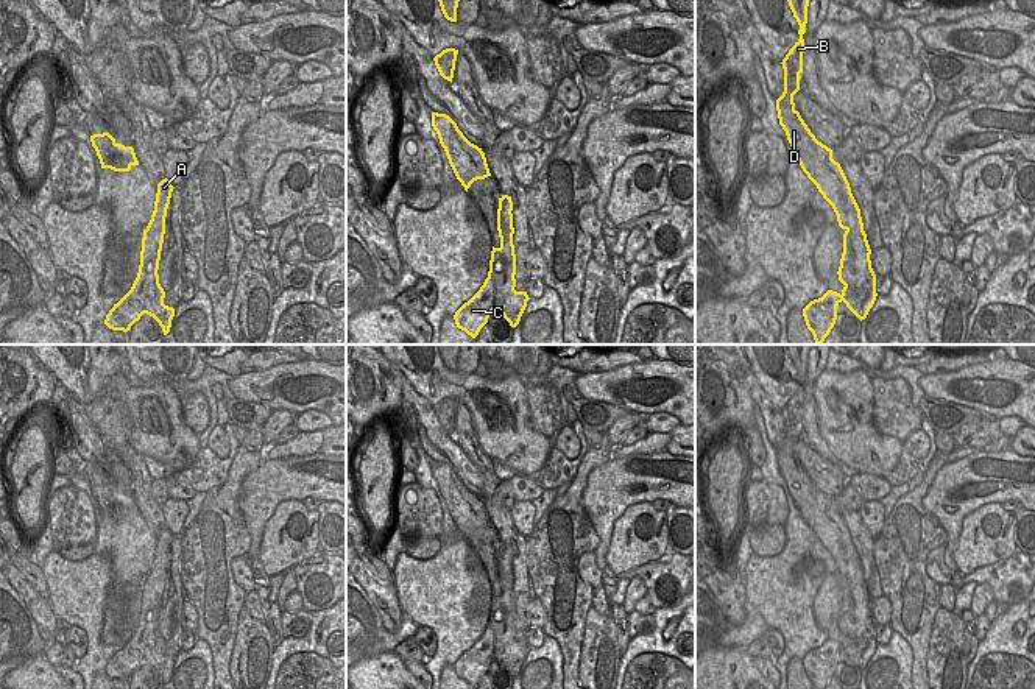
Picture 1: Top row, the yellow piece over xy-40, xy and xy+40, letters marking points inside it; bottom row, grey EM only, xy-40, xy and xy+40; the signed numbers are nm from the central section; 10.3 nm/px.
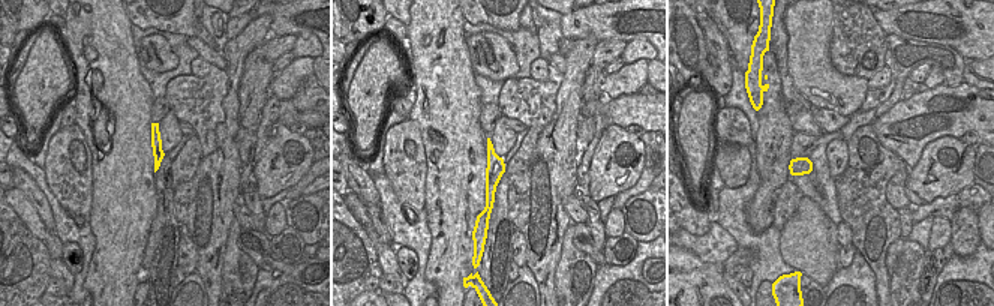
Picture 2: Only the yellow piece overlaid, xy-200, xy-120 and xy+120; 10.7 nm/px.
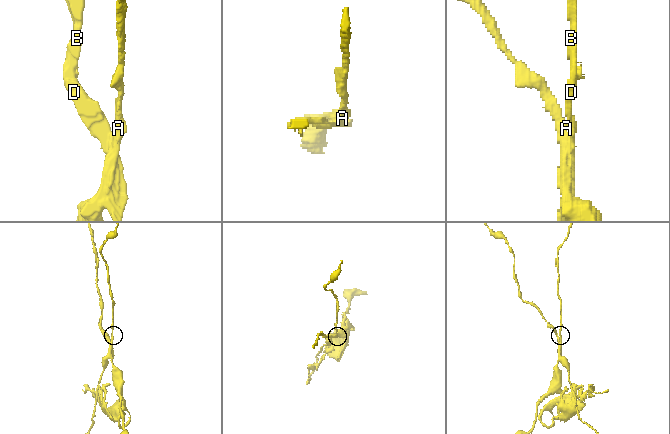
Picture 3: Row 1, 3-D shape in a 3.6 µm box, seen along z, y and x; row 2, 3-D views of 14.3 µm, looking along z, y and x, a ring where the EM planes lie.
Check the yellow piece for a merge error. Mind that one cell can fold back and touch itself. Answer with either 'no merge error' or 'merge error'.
merge error

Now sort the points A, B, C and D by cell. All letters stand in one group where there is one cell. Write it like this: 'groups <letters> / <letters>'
groups A C / B D

